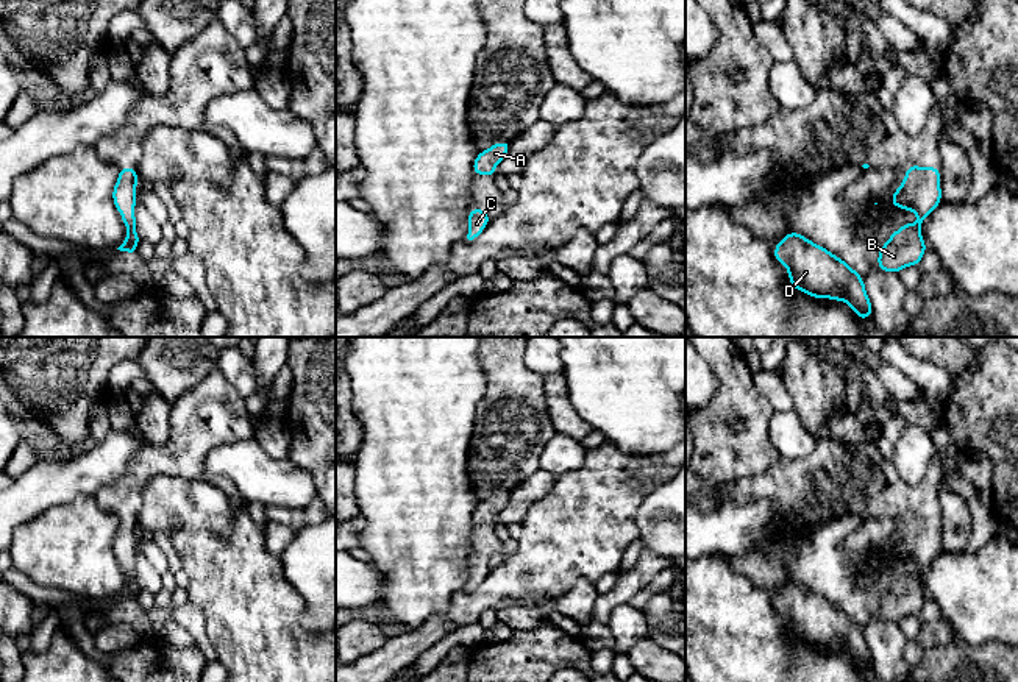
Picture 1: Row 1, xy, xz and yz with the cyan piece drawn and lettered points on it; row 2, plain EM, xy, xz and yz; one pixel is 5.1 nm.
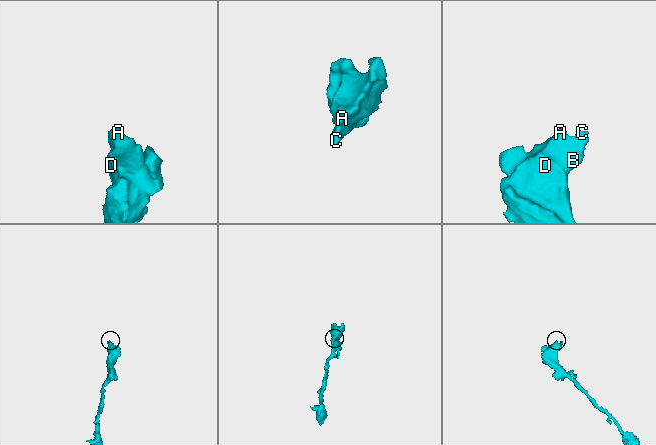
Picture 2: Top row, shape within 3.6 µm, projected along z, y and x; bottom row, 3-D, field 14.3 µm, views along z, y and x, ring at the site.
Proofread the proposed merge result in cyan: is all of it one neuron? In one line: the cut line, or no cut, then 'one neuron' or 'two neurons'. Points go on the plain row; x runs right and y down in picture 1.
cut none; one neuron

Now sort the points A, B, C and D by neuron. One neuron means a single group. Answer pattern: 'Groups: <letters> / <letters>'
Groups: A B C D

